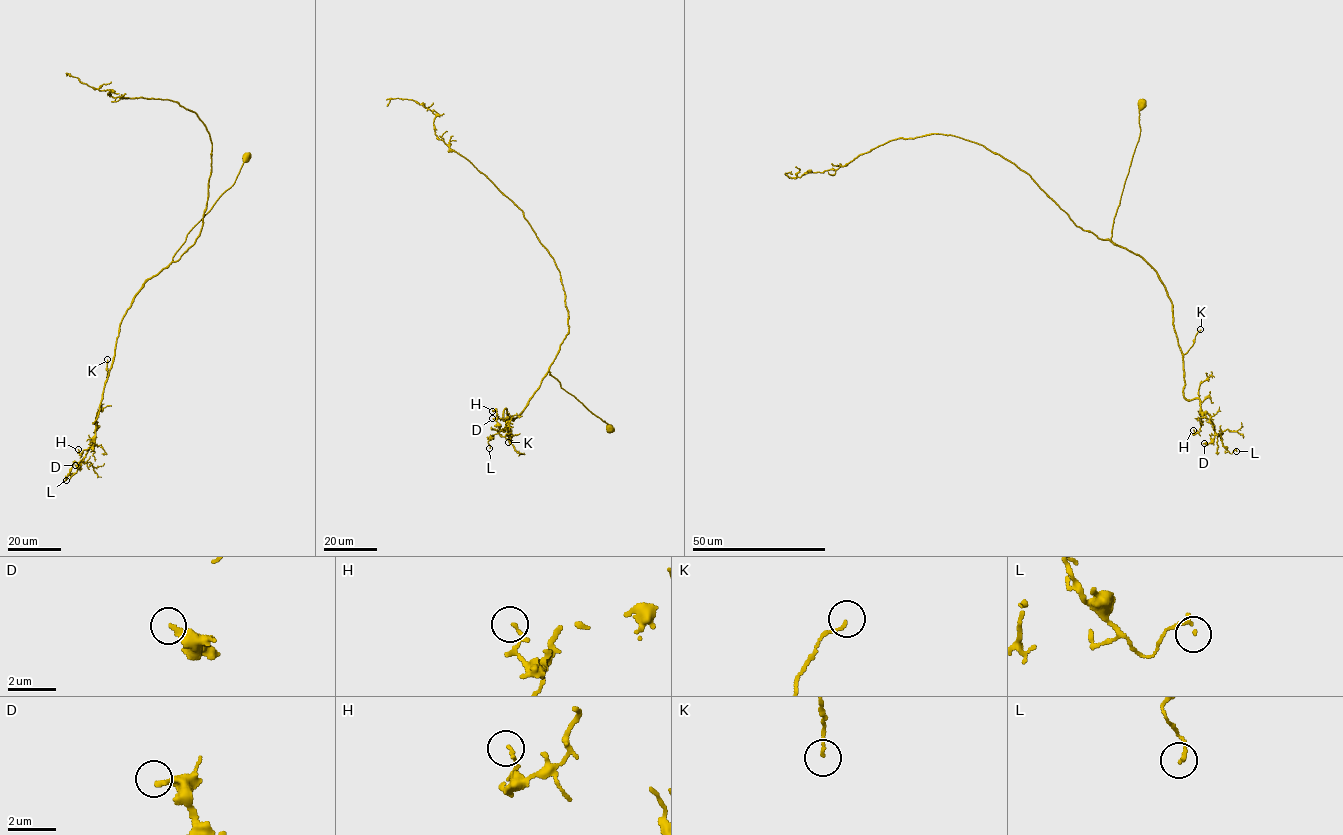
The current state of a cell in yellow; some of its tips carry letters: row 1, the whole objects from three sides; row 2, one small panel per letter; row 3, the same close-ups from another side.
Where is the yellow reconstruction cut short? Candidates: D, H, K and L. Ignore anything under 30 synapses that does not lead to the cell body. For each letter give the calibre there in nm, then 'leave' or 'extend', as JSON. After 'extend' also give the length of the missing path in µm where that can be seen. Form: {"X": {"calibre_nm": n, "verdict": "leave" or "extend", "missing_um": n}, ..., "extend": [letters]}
{"D": {"calibre_nm": 260, "verdict": "leave"}, "H": {"calibre_nm": 90, "verdict": "leave"}, "K": {"calibre_nm": 110, "verdict": "leave"}, "L": {"calibre_nm": 120, "verdict": "leave"}, "extend": []}

